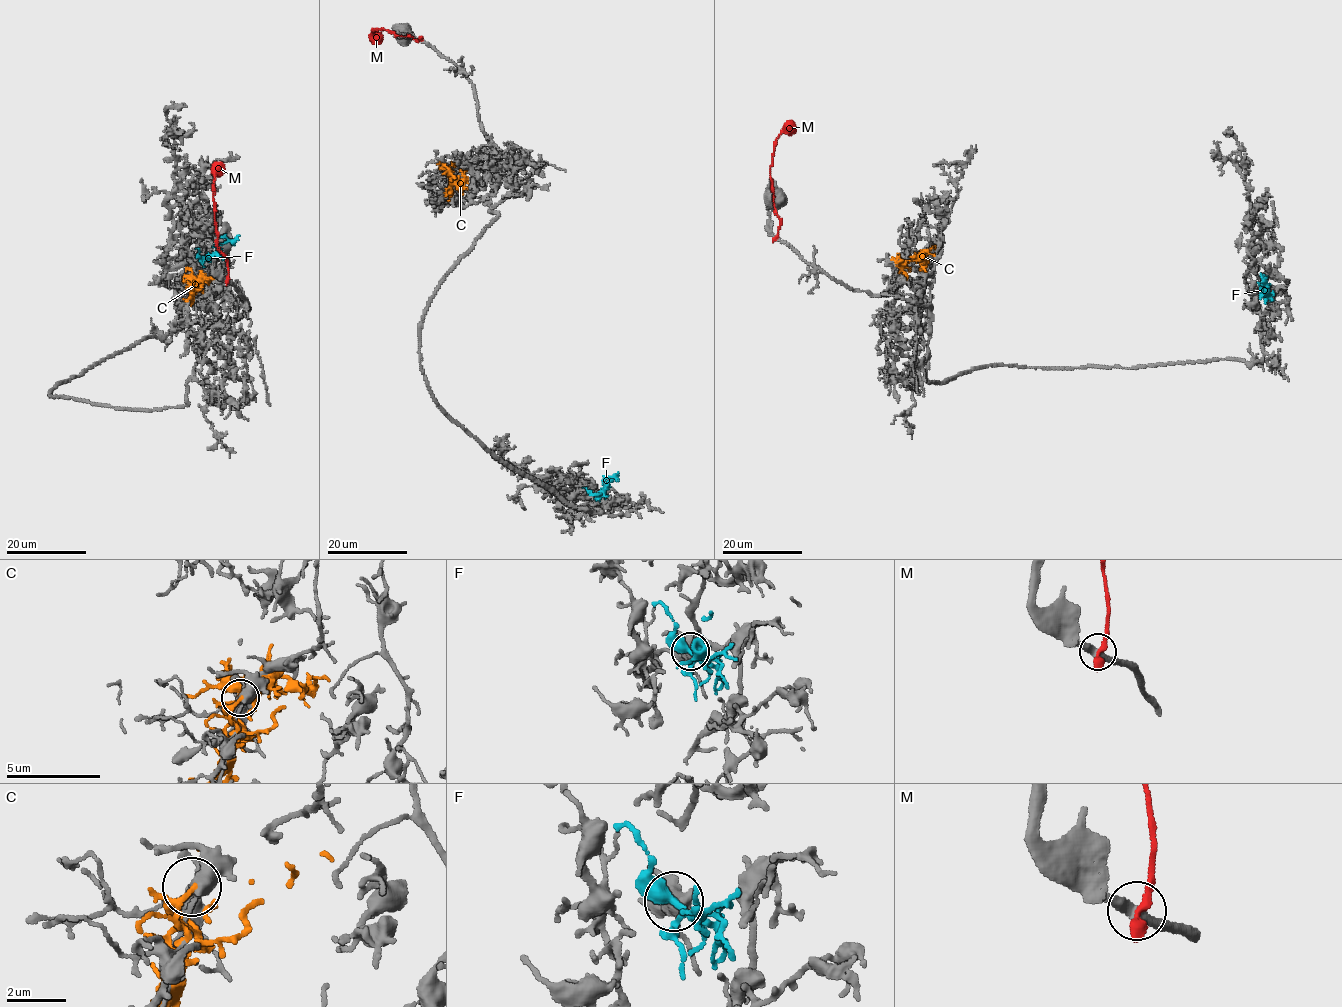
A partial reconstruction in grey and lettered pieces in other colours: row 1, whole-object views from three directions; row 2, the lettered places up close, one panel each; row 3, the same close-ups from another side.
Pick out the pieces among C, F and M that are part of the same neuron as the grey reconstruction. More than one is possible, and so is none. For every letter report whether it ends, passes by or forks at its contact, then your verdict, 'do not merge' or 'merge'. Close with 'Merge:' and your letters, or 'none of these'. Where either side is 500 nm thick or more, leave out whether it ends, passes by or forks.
C: it forks | do not merge
F: it forks | merge
M: it ends | do not merge
Merge: F

